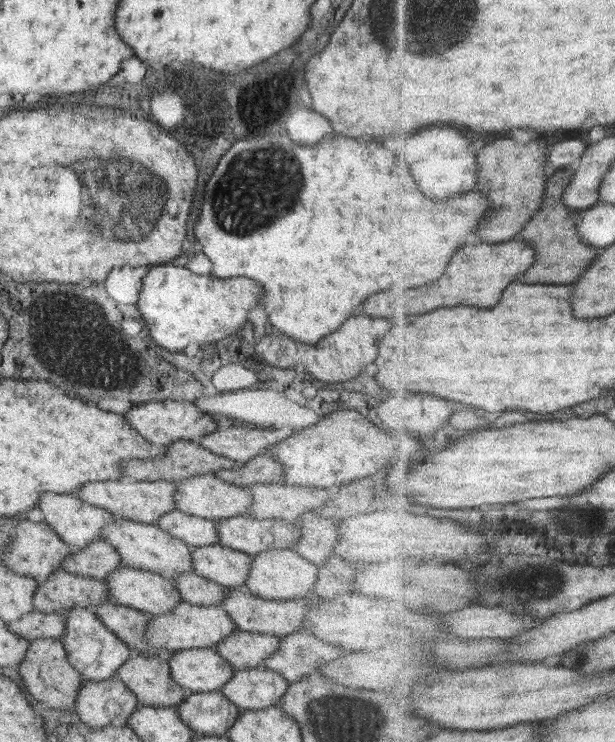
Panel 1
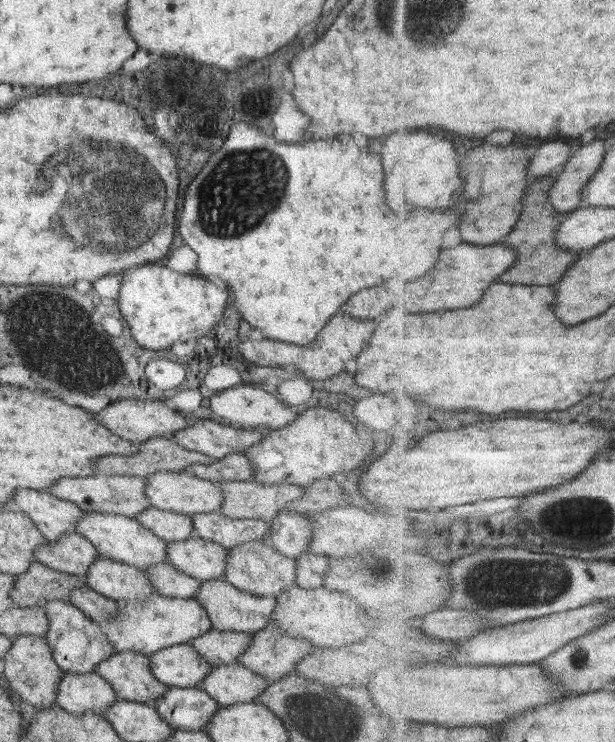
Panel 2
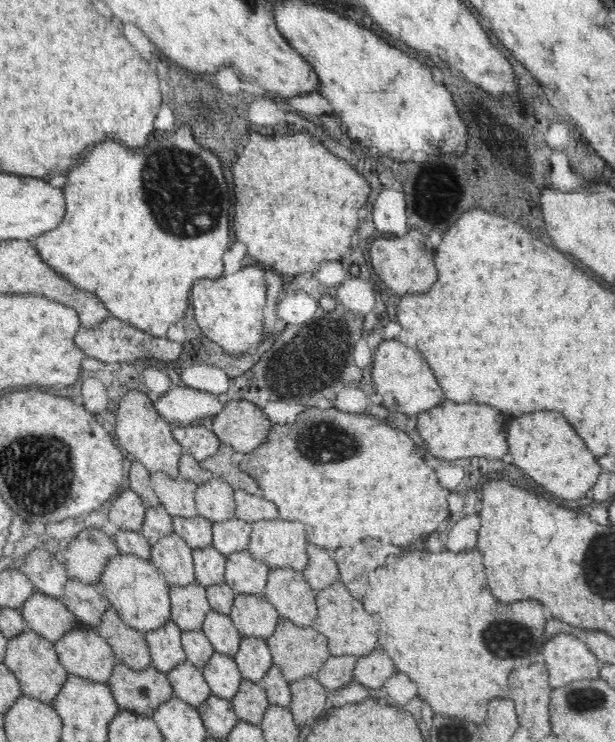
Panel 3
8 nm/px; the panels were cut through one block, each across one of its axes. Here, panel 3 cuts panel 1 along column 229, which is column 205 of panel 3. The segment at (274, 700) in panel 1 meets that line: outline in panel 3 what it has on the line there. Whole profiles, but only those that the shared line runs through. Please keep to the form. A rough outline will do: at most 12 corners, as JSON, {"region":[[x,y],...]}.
{"region":[[187,660],[166,673],[174,696],[194,708],[212,695]]}

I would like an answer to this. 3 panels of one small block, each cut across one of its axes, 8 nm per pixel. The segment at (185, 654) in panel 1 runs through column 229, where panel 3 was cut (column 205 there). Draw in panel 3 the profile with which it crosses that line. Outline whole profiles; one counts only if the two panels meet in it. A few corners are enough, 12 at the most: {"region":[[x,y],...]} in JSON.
{"region":[[215,652],[201,671],[212,695],[230,701],[242,678]]}

